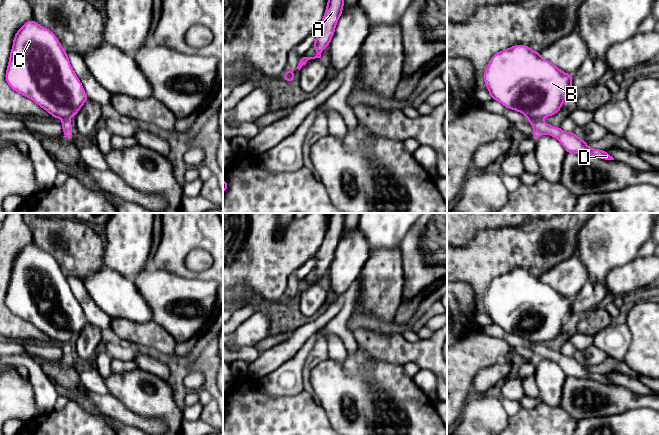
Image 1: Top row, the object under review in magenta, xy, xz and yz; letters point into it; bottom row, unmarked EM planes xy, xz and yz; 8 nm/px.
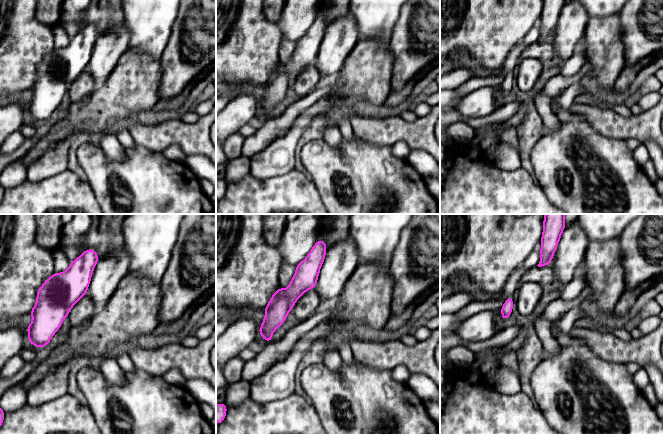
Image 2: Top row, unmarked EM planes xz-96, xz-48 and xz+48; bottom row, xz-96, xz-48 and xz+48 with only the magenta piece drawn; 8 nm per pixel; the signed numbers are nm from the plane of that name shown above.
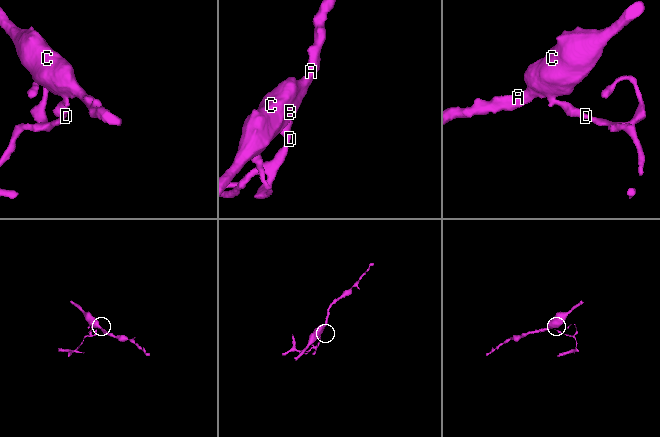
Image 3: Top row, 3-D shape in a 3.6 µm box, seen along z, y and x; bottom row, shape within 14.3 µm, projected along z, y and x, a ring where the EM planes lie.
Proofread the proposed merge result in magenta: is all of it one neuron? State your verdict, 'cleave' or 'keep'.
cleave

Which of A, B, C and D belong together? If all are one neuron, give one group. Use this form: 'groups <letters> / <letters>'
groups A B C / D

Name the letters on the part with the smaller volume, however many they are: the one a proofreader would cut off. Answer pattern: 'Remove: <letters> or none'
Remove: D

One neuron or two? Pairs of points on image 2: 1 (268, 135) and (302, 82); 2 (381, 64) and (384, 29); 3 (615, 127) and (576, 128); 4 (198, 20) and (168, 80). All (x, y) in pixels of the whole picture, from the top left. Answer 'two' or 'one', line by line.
1: two
2: two
3: two
4: one

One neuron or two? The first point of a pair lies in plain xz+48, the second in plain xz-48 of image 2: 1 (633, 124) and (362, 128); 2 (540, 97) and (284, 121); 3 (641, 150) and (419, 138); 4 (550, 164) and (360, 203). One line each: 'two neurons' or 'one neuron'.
1: one neuron
2: two neurons
3: two neurons
4: one neuron

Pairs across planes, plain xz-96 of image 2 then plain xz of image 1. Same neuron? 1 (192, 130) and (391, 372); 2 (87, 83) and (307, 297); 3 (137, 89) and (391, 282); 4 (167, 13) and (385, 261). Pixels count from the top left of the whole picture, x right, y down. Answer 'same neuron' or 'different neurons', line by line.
1: different neurons
2: same neuron
3: same neuron
4: different neurons

